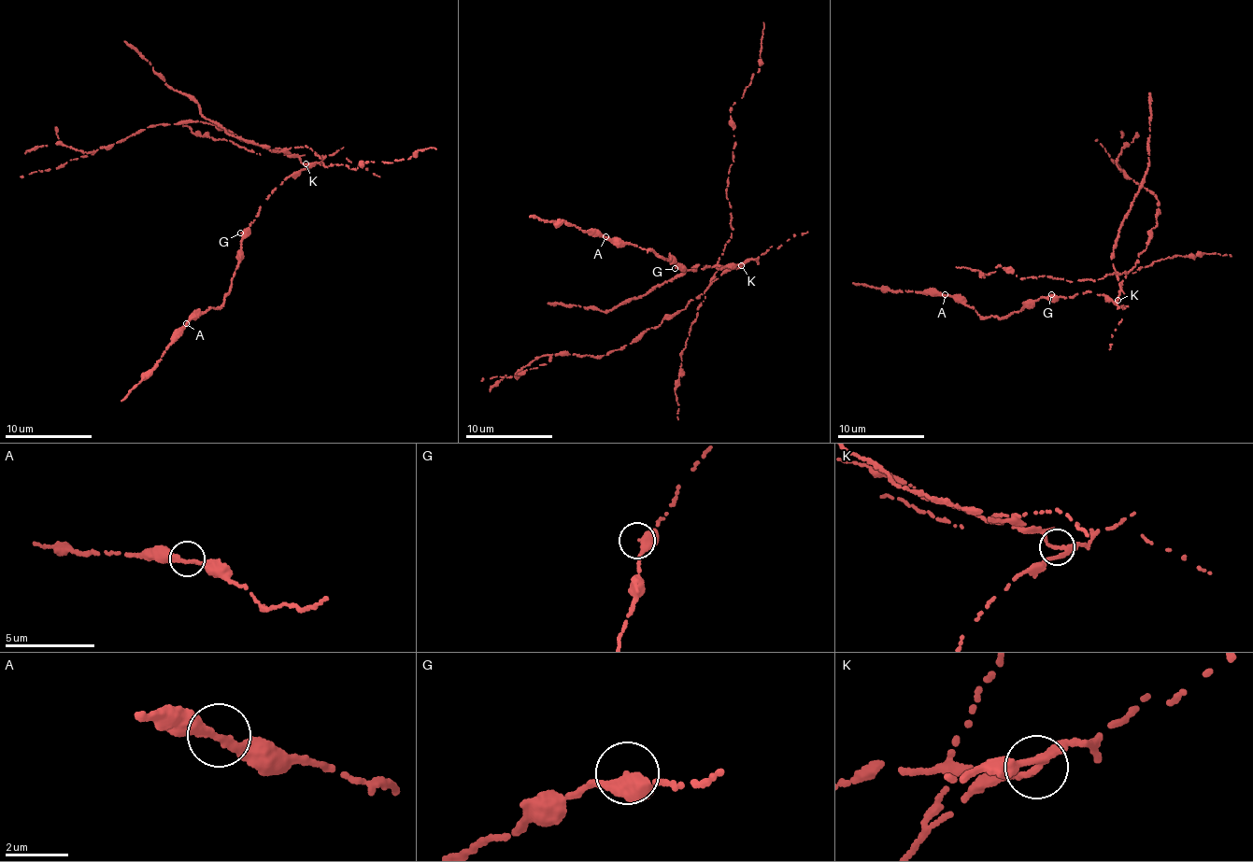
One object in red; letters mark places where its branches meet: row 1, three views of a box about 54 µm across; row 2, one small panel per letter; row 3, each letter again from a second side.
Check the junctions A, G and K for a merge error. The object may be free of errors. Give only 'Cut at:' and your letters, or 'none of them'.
Cut at: K

